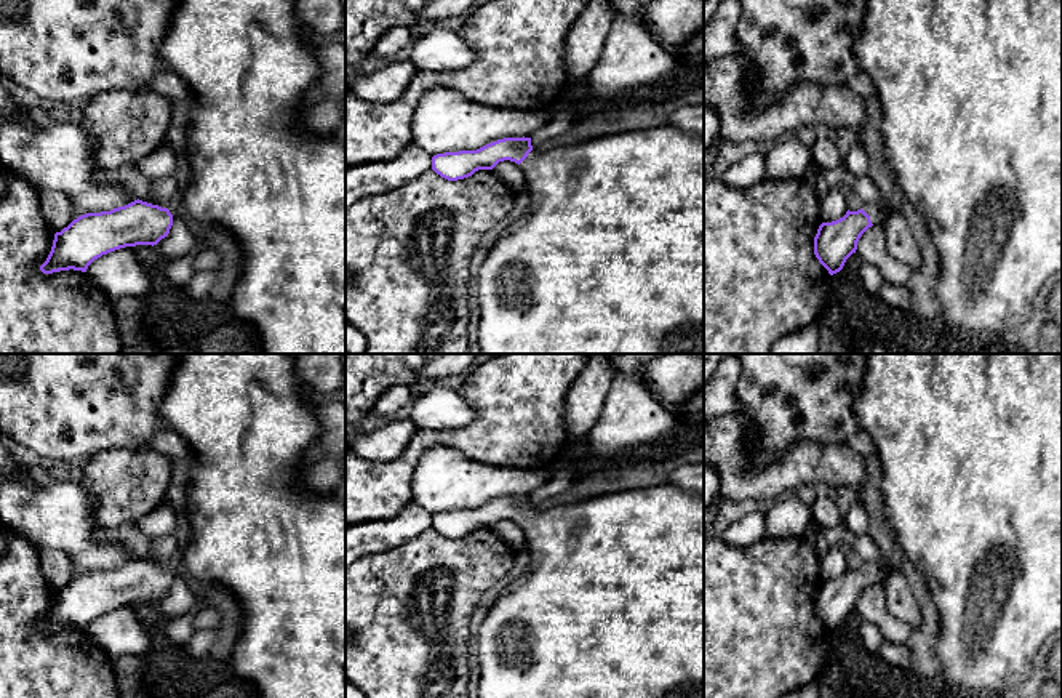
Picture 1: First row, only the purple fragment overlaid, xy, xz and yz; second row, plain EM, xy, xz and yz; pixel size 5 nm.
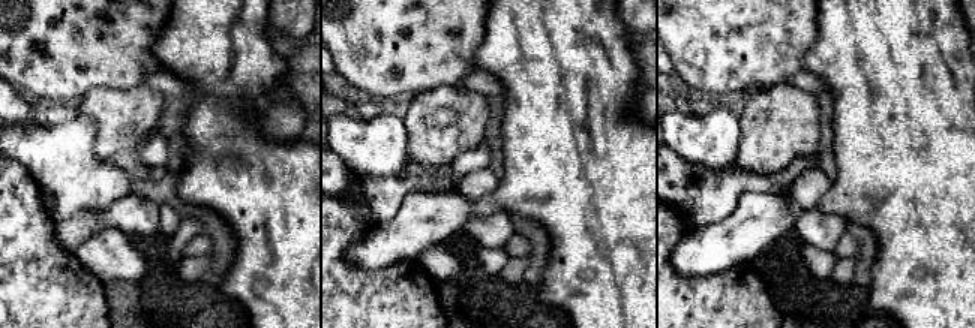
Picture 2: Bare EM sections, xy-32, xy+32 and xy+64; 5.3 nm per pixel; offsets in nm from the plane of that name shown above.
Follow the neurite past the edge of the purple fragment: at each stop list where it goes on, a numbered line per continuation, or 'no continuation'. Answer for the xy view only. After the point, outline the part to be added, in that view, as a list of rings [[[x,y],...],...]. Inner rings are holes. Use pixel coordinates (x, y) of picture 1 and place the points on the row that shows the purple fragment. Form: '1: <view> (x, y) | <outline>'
1: xy (251, 170) | [[[178,0],[168,34],[158,50],[165,70],[179,75],[197,102],[190,112],[184,152],[189,179],[181,205],[168,210],[173,218],[184,216],[197,223],[221,226],[242,245],[243,274],[226,306],[232,317],[258,331],[262,354],[345,354],[345,144],[331,136],[307,136],[299,128],[302,109],[315,99],[313,86],[320,74],[315,53],[307,48],[305,35],[307,30],[296,16],[296,0]]]

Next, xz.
1: xz (608, 258) | [[[673,125],[608,134],[552,150],[531,150],[520,163],[529,208],[494,240],[478,269],[481,354],[704,354],[704,139]]]

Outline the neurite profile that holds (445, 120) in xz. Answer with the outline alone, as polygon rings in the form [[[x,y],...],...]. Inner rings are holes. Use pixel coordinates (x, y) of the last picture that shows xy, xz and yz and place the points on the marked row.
[[[451,88],[425,91],[413,114],[411,142],[432,155],[477,150],[504,138],[531,138],[550,110],[481,106]]]

